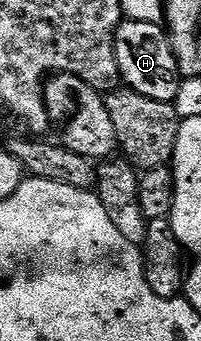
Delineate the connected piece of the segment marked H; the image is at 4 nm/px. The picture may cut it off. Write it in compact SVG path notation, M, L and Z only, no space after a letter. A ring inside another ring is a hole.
M122 20L113 37L113 46L119 63L121 81L128 88L139 91L139 95L147 95L147 99L159 99L170 103L175 101L183 78L164 24Z

